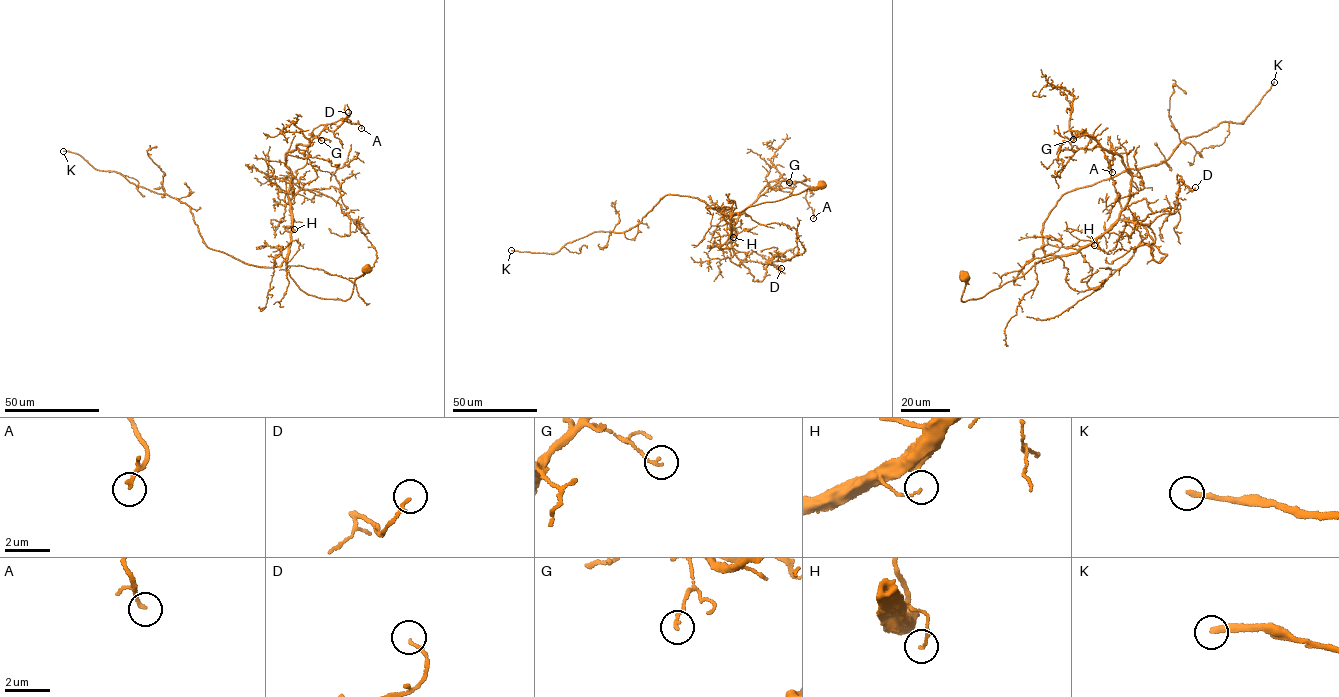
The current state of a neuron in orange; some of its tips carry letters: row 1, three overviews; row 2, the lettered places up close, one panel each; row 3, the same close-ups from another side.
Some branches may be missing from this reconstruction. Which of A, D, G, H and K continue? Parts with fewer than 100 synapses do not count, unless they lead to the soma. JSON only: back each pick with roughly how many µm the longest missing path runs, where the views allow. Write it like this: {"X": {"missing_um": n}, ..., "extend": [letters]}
{"K": {"missing_um": 100}, "extend": ["K"]}

